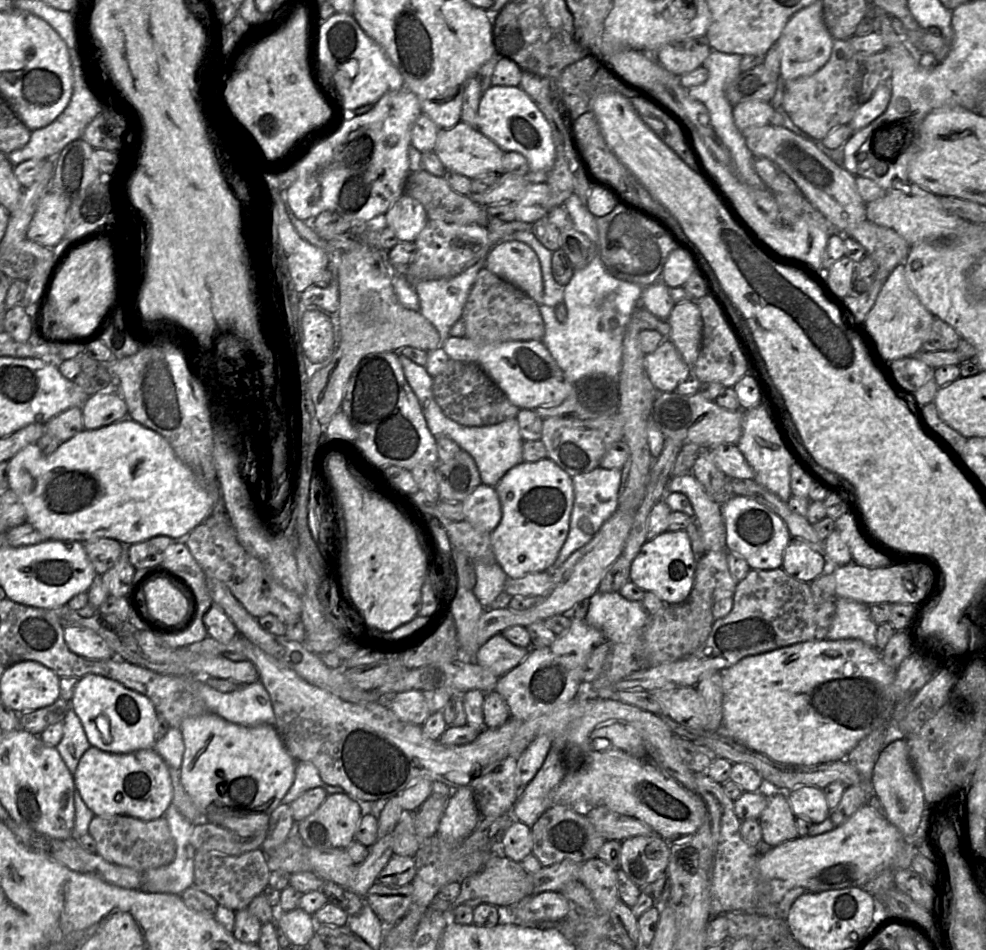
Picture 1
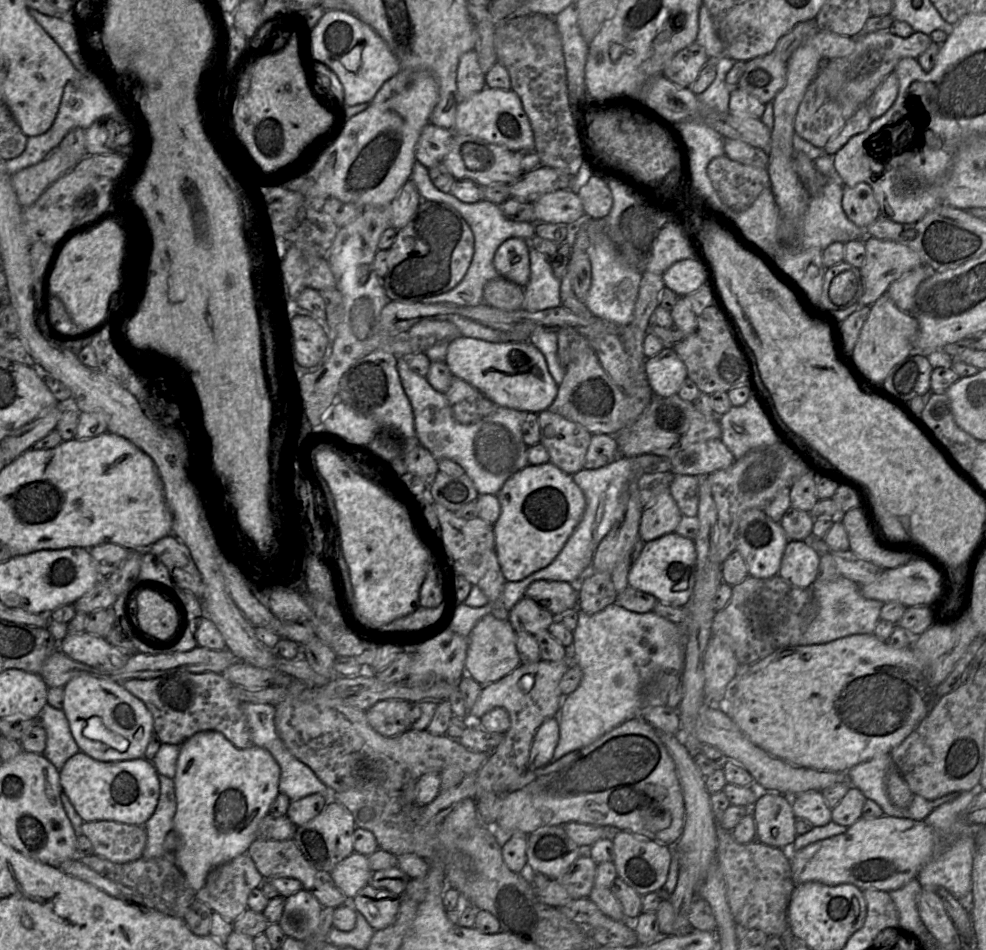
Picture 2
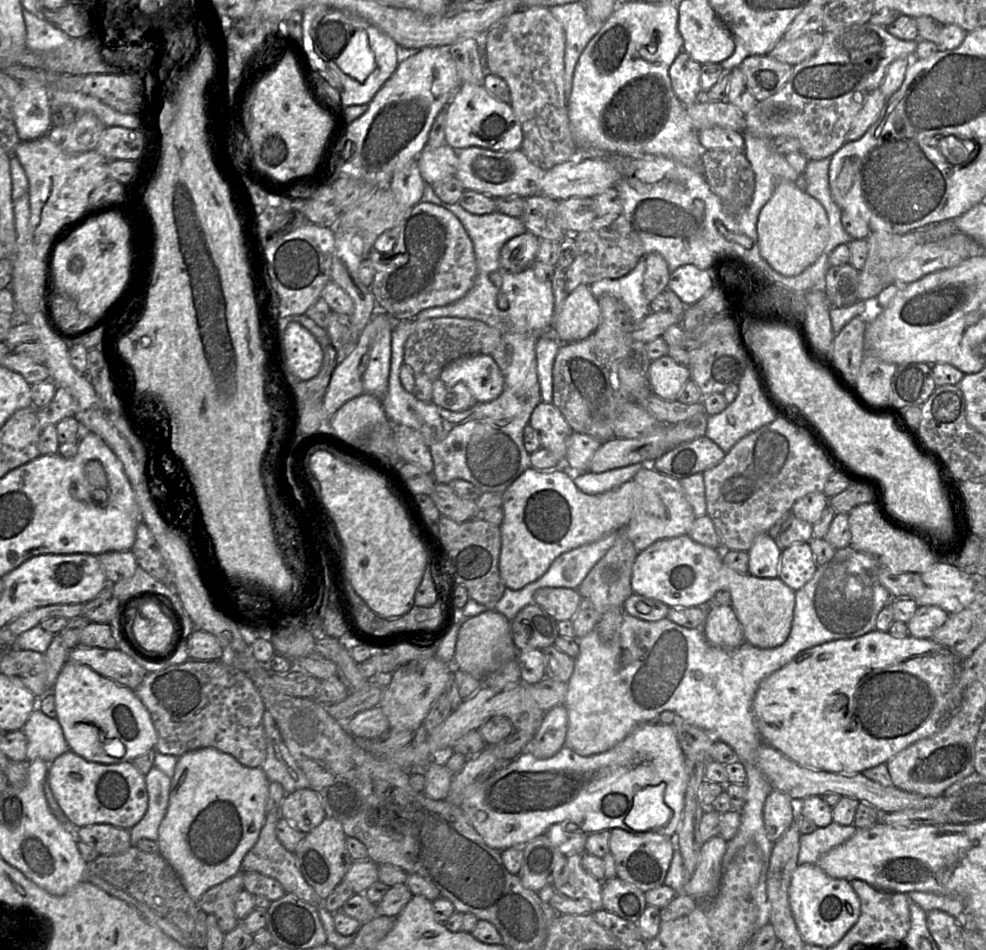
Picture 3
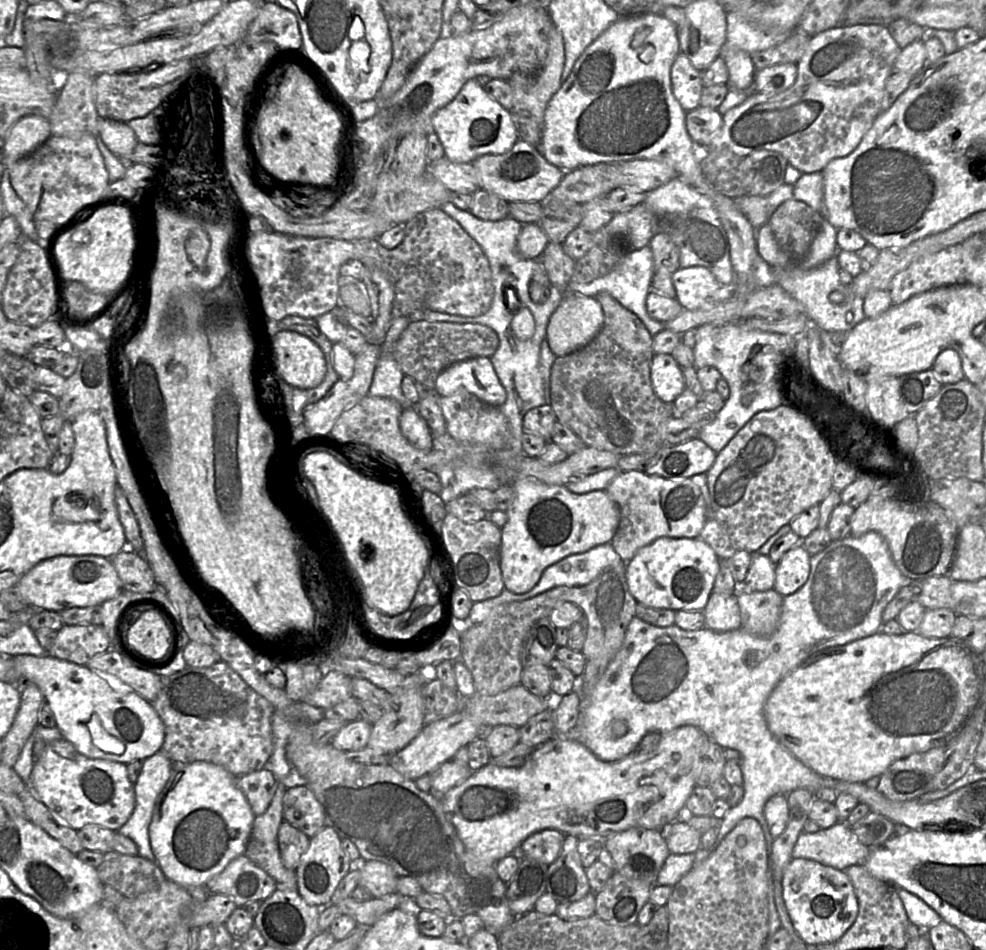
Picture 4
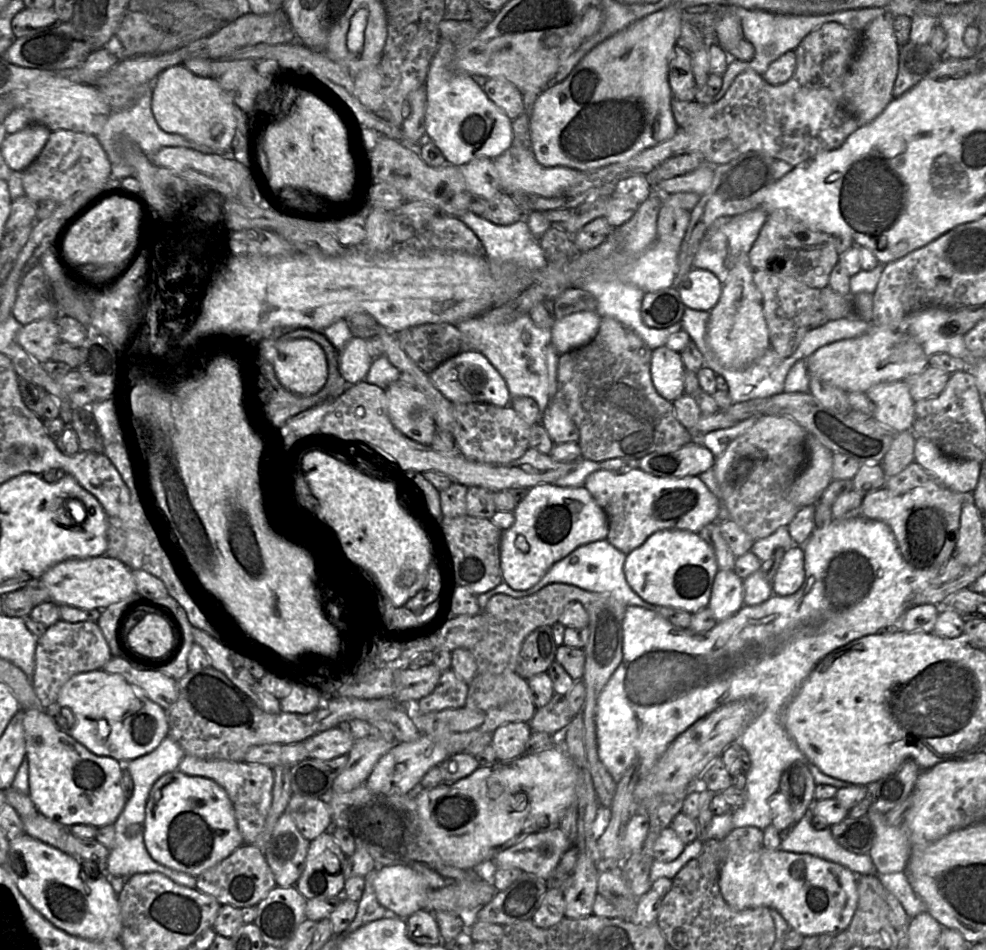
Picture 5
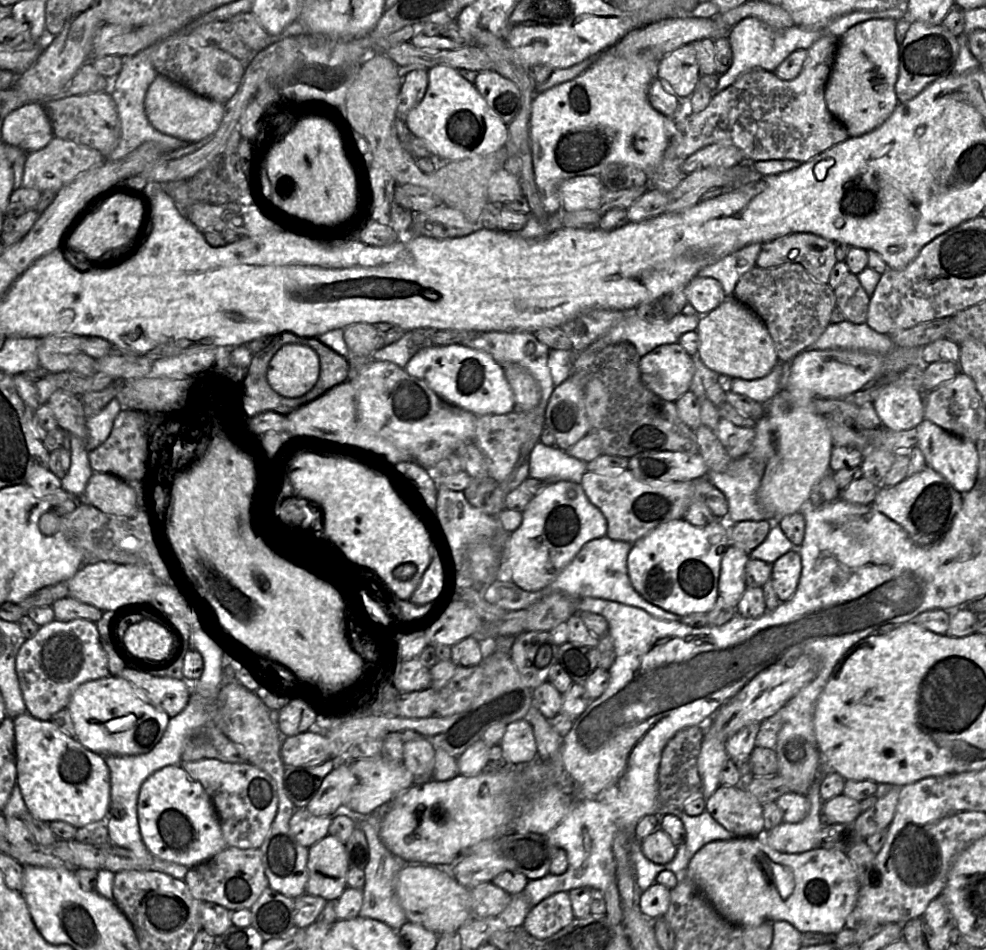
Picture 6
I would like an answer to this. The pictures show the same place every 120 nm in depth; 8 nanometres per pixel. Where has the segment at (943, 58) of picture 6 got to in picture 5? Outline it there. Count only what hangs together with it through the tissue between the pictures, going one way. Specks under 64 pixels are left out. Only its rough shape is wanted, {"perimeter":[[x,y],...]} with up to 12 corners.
{"perimeter":[[929,43],[900,47],[893,97],[910,90],[942,61]]}

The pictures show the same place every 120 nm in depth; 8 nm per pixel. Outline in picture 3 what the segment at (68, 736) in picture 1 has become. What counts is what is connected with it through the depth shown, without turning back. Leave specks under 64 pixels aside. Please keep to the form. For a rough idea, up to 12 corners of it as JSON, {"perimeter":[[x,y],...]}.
{"perimeter":[[37,707],[21,730],[26,763],[70,750],[59,721]]}

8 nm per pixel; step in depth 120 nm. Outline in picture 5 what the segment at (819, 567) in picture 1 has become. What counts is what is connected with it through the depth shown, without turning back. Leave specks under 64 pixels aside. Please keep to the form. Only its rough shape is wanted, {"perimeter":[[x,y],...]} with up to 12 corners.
{"perimeter":[[803,545],[788,548],[773,594],[797,592],[805,578]]}

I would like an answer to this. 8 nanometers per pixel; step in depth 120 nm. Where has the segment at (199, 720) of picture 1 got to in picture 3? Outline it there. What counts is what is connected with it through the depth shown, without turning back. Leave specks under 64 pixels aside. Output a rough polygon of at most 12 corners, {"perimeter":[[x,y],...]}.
{"perimeter":[[178,758],[157,843],[195,902],[242,869],[269,784]]}

